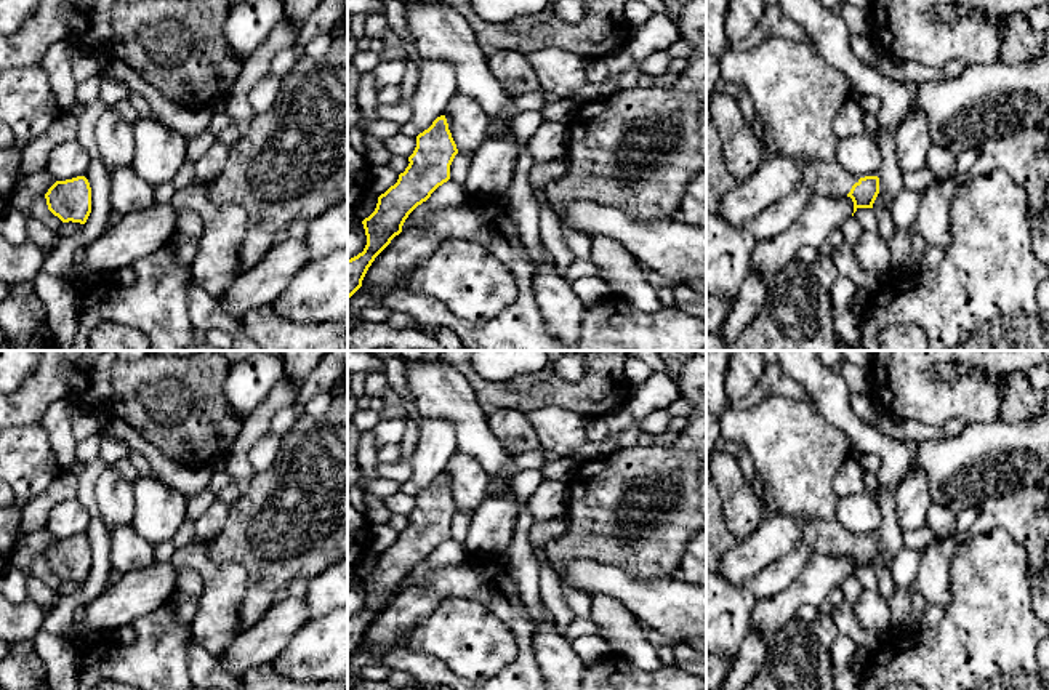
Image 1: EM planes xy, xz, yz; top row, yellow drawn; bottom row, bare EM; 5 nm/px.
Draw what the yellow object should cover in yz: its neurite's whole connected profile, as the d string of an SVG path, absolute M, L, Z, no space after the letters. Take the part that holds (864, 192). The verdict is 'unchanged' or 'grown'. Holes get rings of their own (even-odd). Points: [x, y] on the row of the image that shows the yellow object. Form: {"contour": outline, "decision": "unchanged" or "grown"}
{"contour": "M812 158L802 162L804 179L817 195L850 197L854 213L858 208L873 208L879 194L879 178L858 178L842 170L836 160Z", "decision": "grown"}

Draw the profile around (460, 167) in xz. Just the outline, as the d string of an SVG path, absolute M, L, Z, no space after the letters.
M456 154L450 165L450 179L464 184L464 181L468 179L469 166L471 157L464 154Z

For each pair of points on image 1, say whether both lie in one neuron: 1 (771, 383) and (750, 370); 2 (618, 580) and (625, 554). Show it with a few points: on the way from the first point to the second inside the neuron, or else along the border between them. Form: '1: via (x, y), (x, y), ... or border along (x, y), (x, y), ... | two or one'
1: border along (766, 367), (758, 383), (742, 399), (734, 402) | two
2: border along (586, 557), (617, 565), (636, 578), (659, 578) | two

